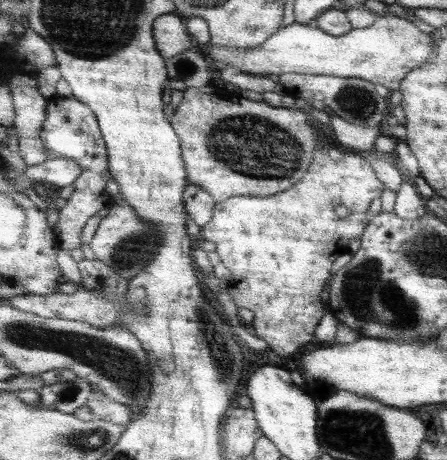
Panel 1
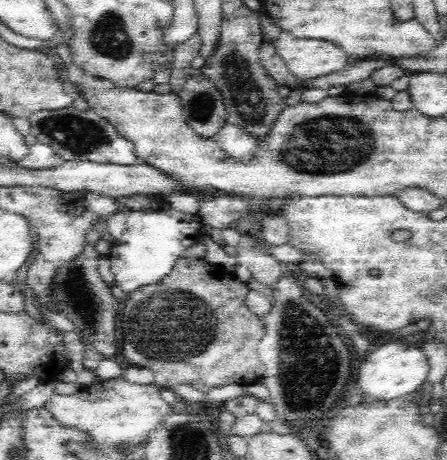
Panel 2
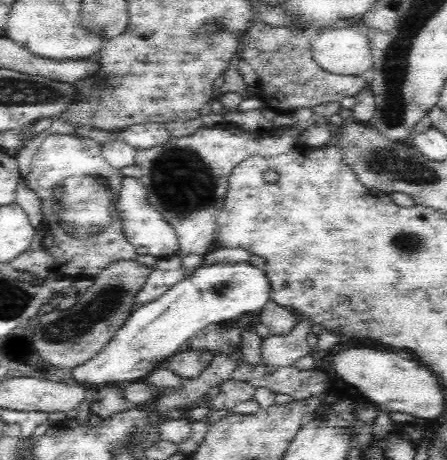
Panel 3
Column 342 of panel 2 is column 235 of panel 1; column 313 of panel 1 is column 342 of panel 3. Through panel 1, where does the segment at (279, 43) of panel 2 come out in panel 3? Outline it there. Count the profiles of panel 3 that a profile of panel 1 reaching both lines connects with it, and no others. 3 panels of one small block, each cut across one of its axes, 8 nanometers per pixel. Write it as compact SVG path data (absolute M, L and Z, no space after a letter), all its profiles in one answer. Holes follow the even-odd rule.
M336 26L324 30L312 44L312 58L336 76L366 78L374 66L372 48L360 26Z

